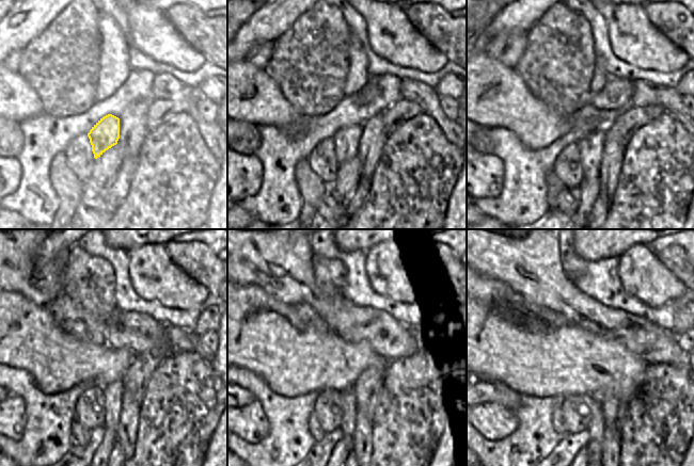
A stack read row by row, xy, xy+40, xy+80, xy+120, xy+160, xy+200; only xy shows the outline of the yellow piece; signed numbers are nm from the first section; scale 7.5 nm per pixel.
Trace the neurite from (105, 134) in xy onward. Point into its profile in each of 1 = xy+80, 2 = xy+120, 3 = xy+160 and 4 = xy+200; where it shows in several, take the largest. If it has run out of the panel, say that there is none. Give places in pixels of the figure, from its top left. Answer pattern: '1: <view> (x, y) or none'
1: xy+80 (589, 147)
2: xy+120 (112, 392)
3: xy+160 (349, 421)
4: xy+200 (596, 430)

